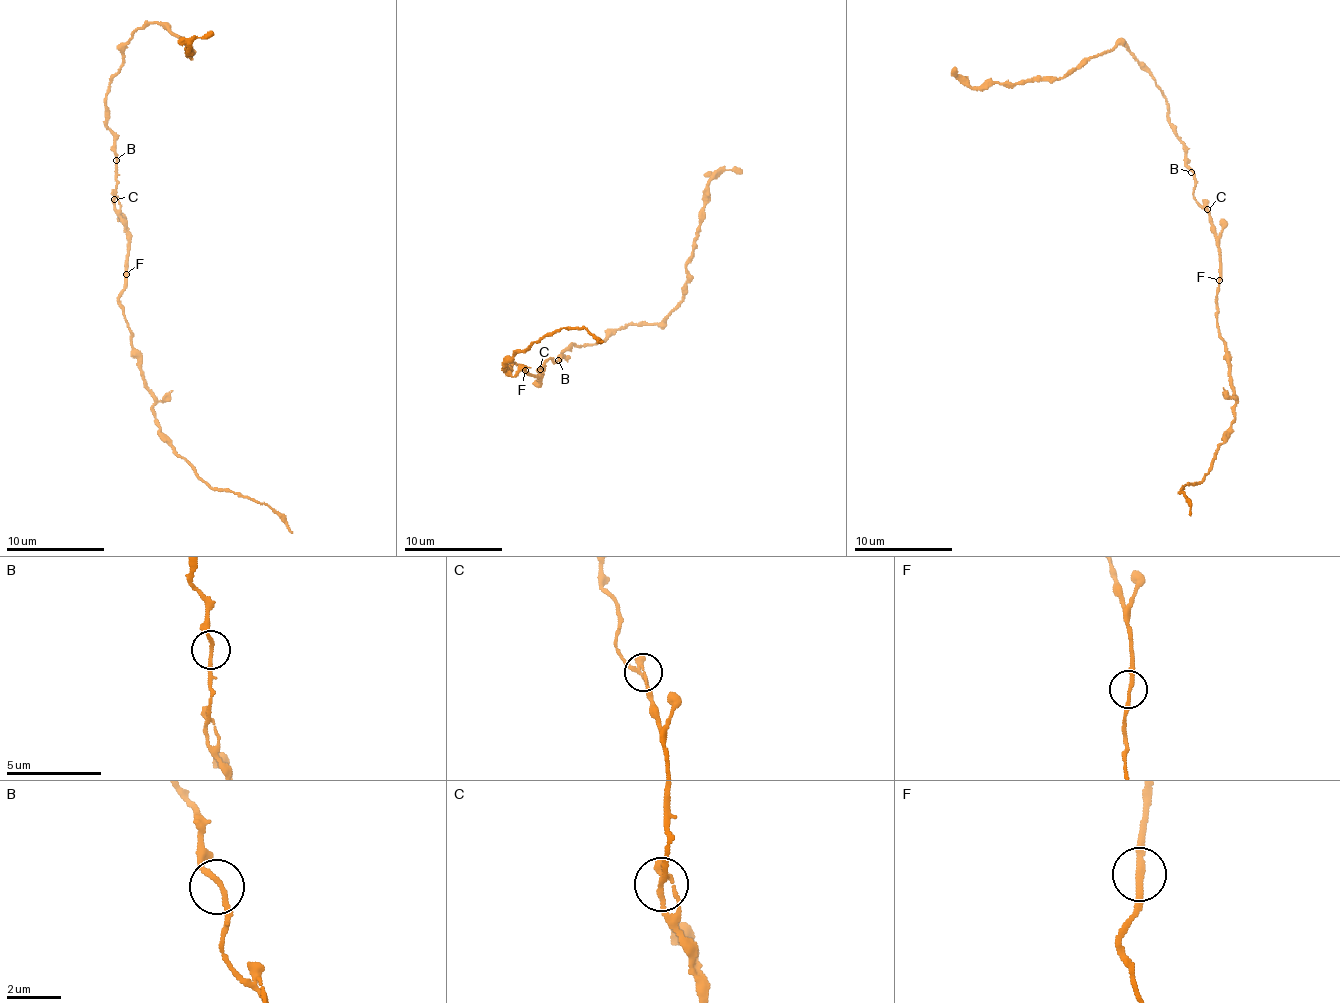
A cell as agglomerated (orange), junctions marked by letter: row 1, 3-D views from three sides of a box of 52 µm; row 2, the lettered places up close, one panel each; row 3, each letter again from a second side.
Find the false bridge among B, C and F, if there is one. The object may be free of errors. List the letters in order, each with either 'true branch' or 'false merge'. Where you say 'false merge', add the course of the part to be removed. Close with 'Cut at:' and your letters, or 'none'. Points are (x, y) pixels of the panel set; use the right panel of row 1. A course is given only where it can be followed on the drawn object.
B: true branch
C: true branch
F: true branch
Cut at: none

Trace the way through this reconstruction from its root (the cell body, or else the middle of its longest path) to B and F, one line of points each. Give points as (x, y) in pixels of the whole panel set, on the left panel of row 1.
B: (119, 202), (114, 193), (117, 185), (116, 160)
F: (119, 202), (120, 221), (127, 242), (125, 274)

